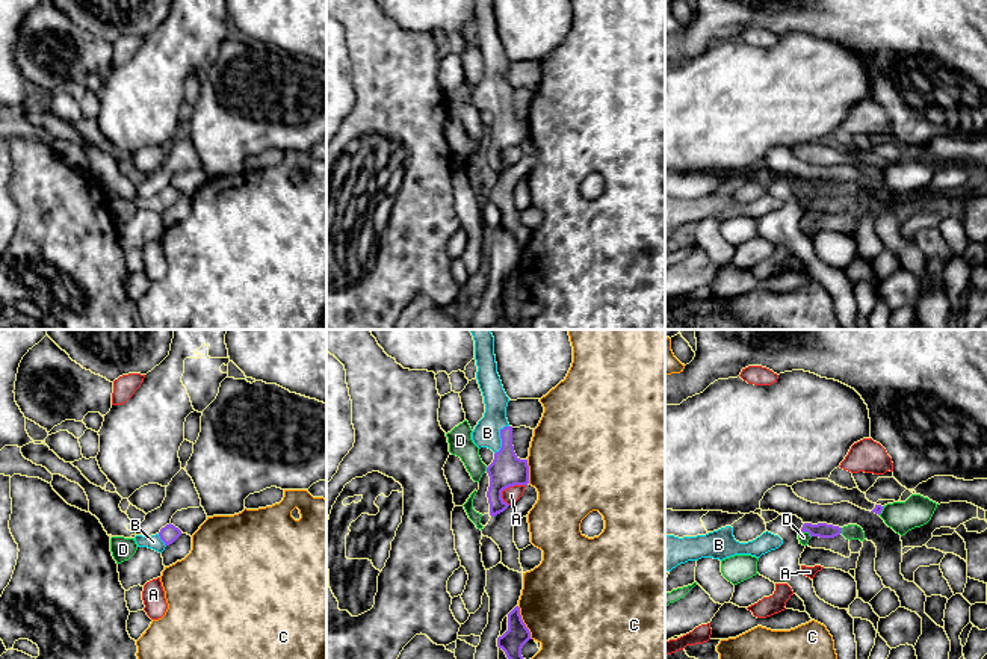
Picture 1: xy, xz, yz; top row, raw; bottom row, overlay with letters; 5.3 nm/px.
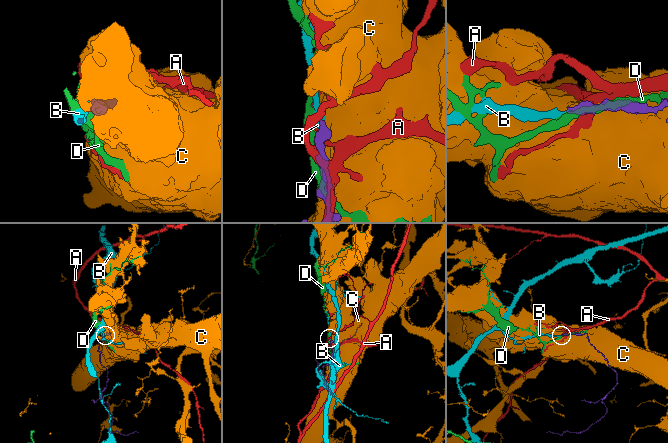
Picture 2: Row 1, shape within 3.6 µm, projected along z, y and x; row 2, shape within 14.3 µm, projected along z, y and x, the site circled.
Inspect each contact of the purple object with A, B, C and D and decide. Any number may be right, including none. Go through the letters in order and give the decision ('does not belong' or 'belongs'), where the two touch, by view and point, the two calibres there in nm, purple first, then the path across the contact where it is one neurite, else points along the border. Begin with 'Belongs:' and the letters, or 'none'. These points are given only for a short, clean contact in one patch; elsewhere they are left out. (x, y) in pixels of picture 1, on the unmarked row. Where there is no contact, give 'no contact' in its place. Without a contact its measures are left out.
Belongs: B
A: does not belong; contact xz (508, 148); calibres 180 and 90 nm; border xz (525, 145), (507, 148), (502, 153), (502, 162)
B: belongs; contact xz (501, 99); calibres 180 and 140 nm; way xz (507, 132), (501, 99), (495, 94), (487, 94)
C: does not belong; contact xz (523, 284); calibres 120 and 480 nm
D: does not belong; contact yz (806, 192); calibres 80 and 60 nm

